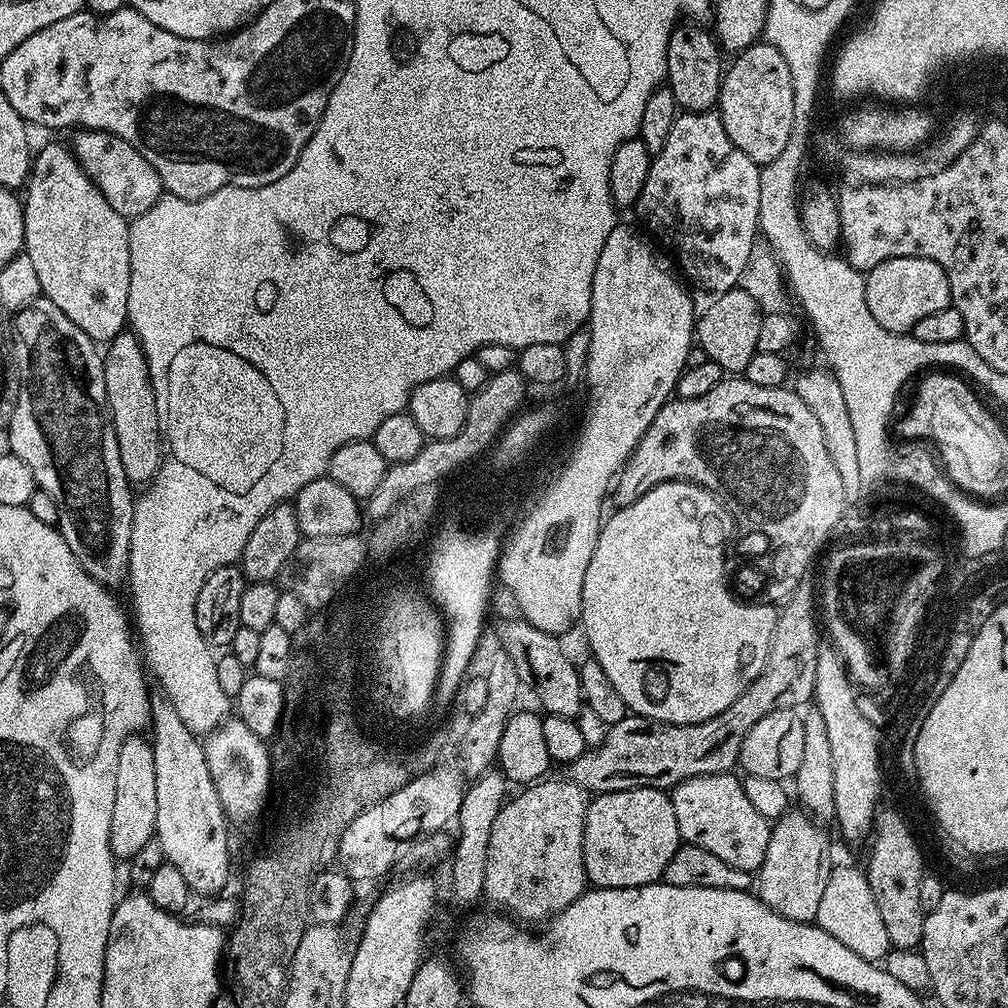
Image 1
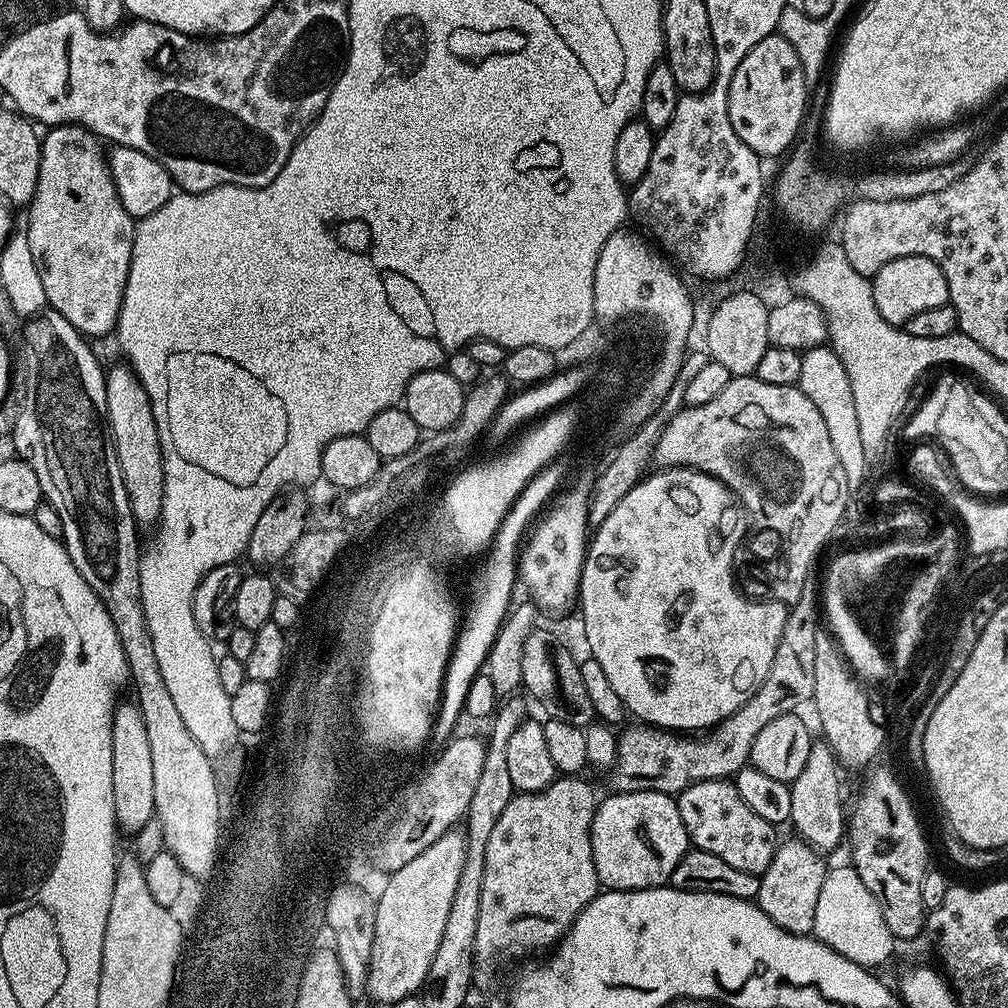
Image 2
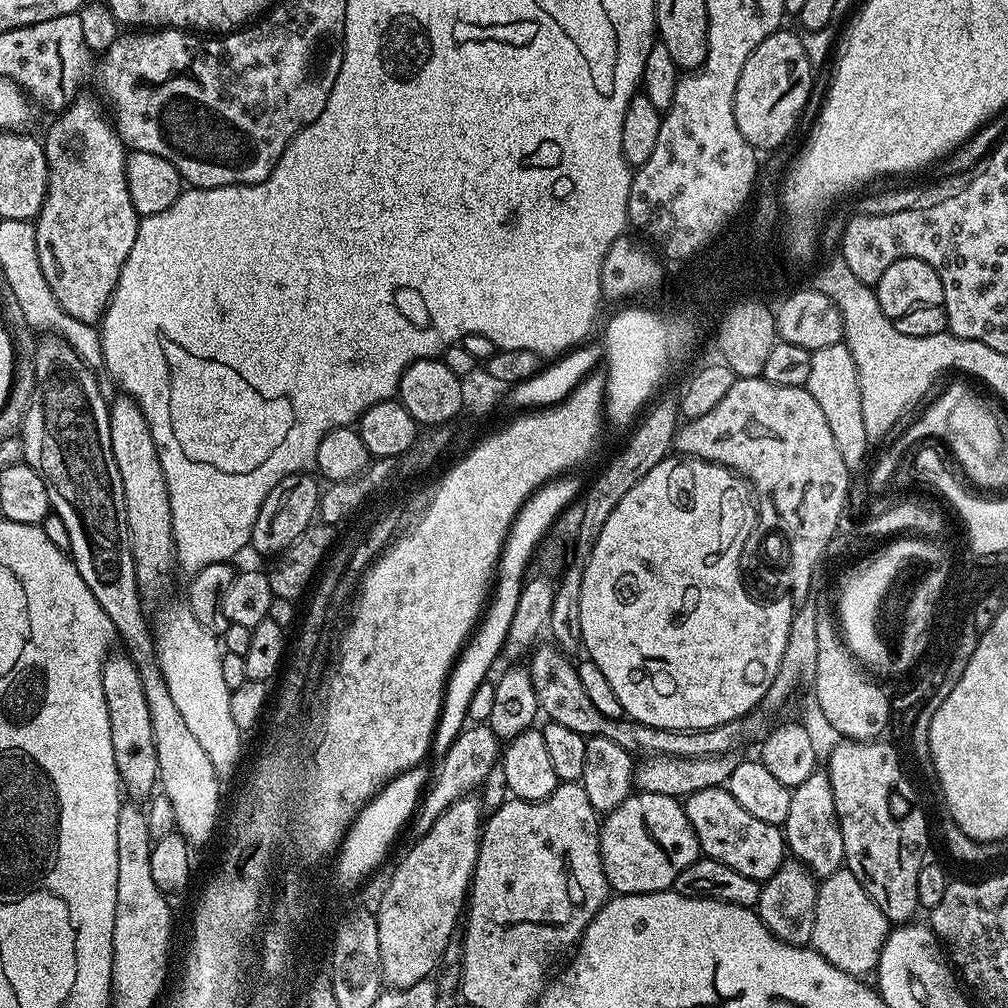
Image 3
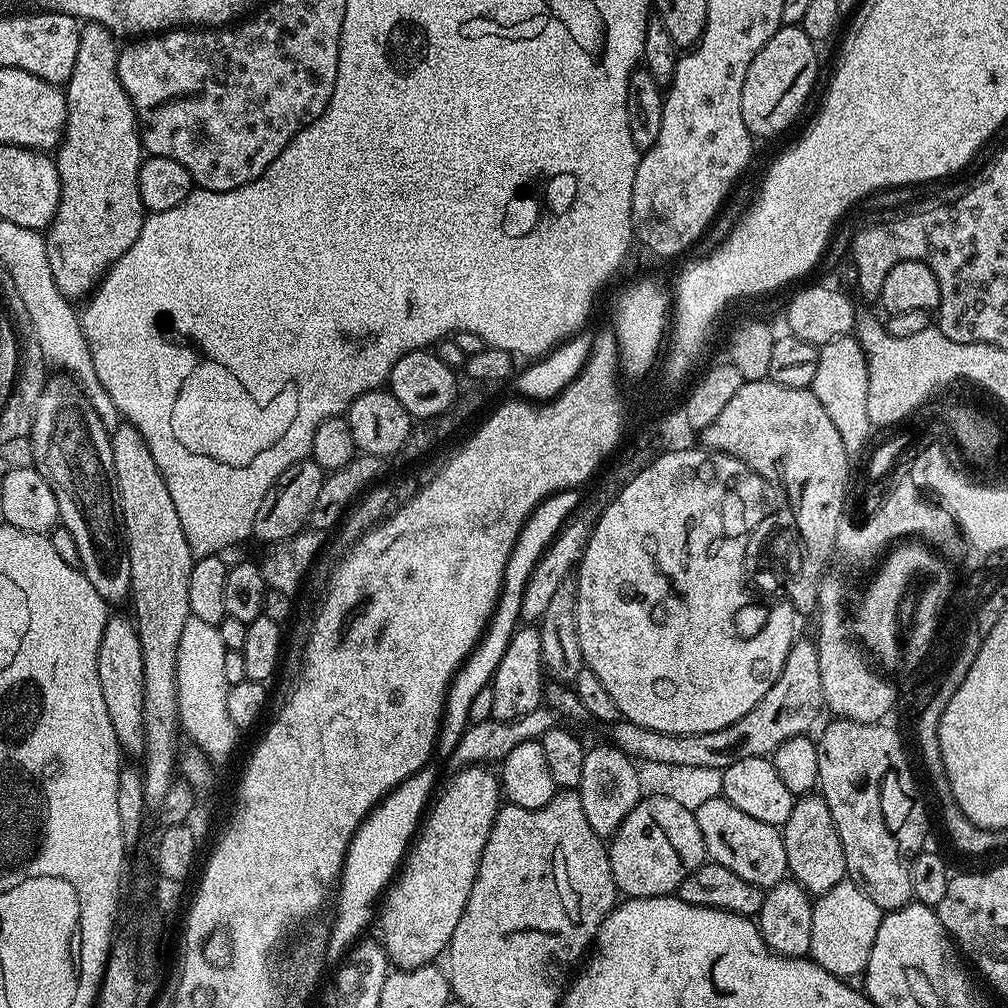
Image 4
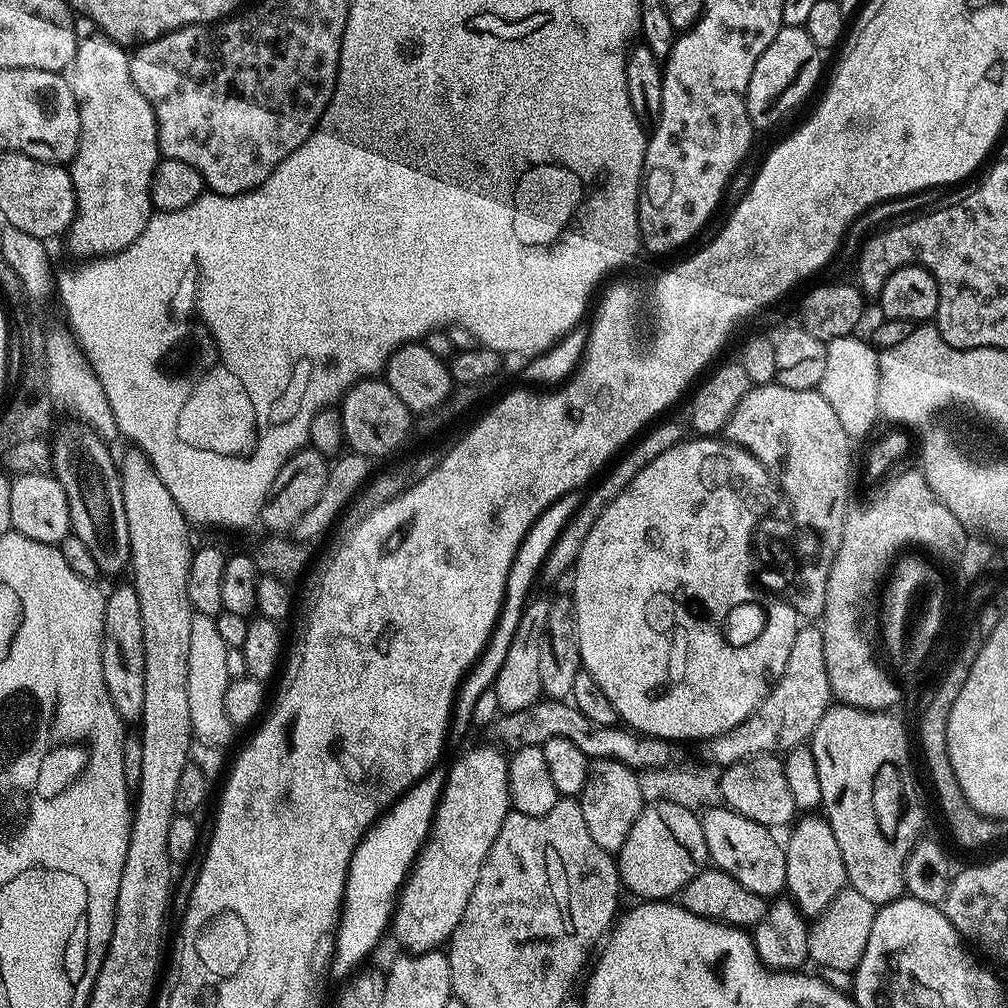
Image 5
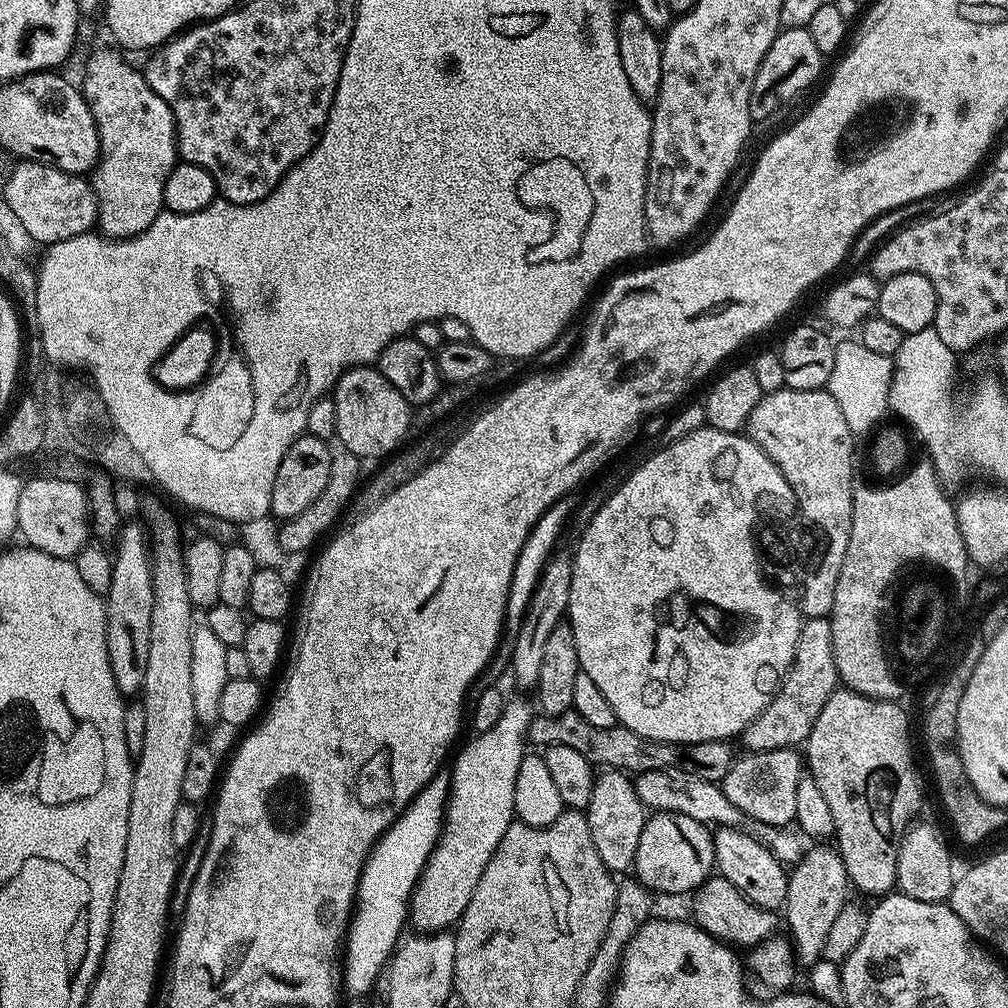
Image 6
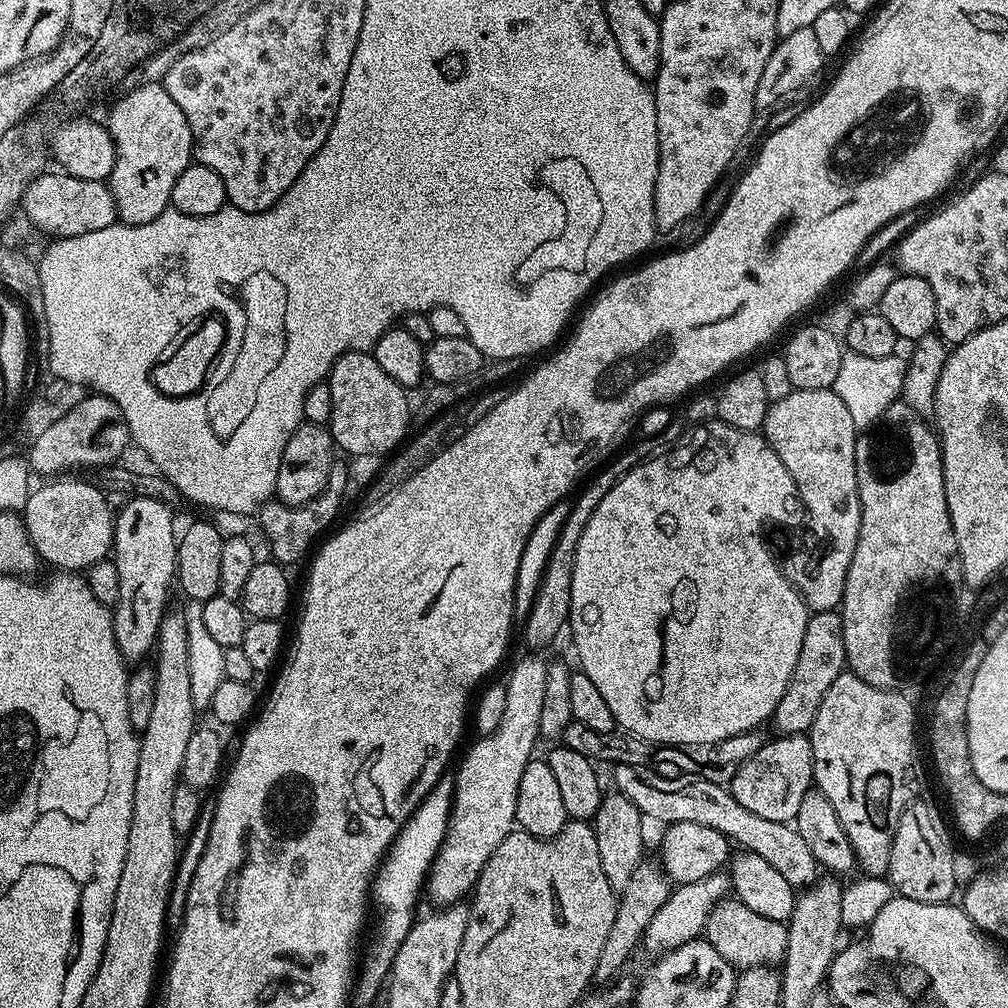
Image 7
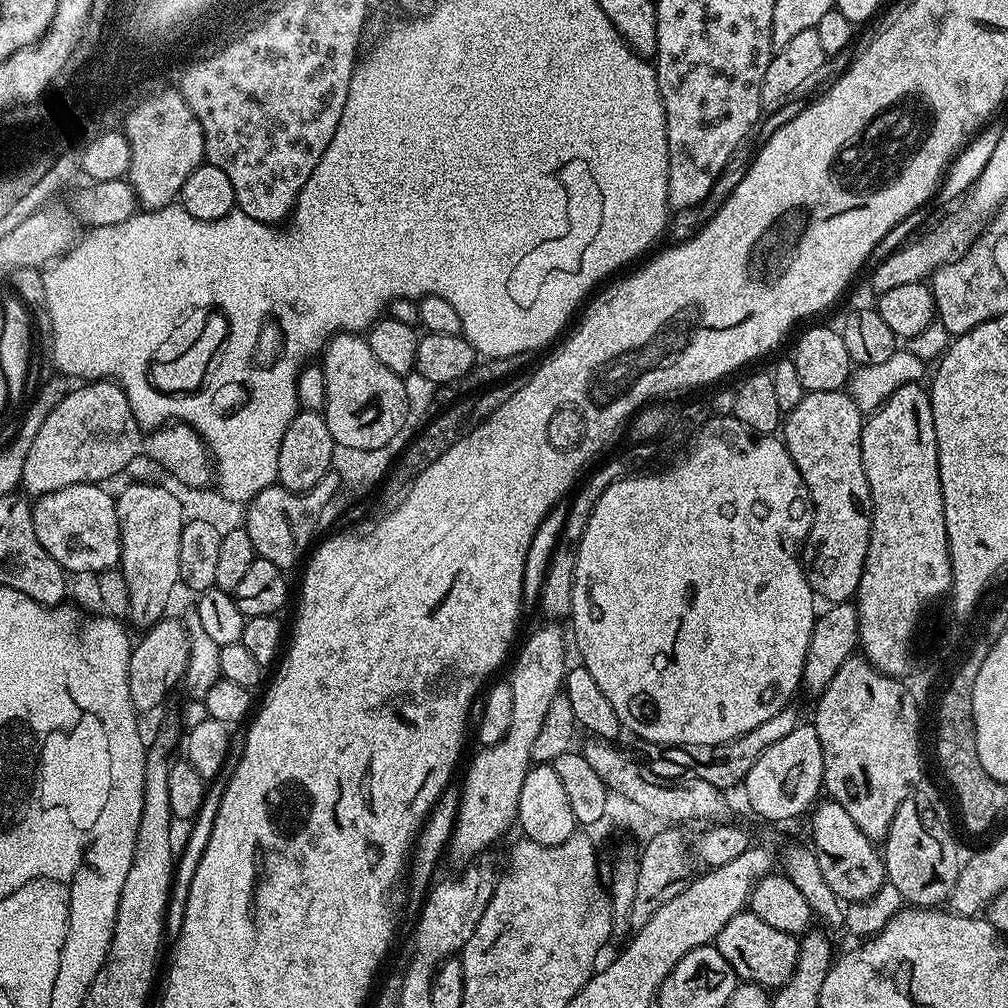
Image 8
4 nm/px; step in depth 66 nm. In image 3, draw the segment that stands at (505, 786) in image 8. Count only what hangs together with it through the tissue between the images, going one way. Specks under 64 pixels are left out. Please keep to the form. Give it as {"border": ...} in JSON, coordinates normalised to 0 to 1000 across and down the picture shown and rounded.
{"border":[[[461,788],[455,794],[451,794],[445,802],[440,805],[435,812],[435,815],[431,815],[427,819],[427,823],[420,826],[416,831],[417,834],[398,851],[397,857],[394,856],[390,863],[390,873],[387,875],[386,883],[382,890],[379,891],[375,904],[372,906],[375,923],[375,938],[378,939],[378,962],[380,964],[380,975],[391,980],[406,980],[411,978],[411,974],[426,971],[433,960],[433,955],[440,948],[440,943],[444,940],[444,936],[448,933],[448,924],[453,924],[454,918],[458,913],[458,906],[462,901],[462,890],[466,884],[468,868],[472,862],[472,852],[476,846],[476,826],[478,824],[478,798],[475,793],[469,792],[467,789]]]}

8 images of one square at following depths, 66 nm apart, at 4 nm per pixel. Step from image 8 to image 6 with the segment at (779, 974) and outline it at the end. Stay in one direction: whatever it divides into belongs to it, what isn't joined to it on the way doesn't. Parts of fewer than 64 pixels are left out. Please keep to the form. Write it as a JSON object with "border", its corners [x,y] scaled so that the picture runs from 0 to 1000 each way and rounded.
{"border":[[[713,867],[703,869],[690,882],[688,892],[690,892],[690,898],[688,899],[687,905],[690,908],[688,910],[690,920],[703,925],[716,937],[745,942],[755,937],[761,929],[771,928],[771,906],[765,901],[757,901],[744,895],[744,891],[740,891],[740,887],[736,887],[736,883],[732,883],[732,879],[724,876],[719,869]]]}

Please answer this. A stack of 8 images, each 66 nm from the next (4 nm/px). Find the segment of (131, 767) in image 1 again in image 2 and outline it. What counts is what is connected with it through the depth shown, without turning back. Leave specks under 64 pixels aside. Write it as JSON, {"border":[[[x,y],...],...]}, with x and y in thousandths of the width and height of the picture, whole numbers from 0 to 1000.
{"border":[[[134,696],[116,697],[111,706],[111,755],[113,756],[113,808],[116,818],[128,827],[138,825],[139,820],[155,810],[153,796],[153,751],[149,749],[149,731],[145,728],[145,716],[141,714],[141,704]]]}

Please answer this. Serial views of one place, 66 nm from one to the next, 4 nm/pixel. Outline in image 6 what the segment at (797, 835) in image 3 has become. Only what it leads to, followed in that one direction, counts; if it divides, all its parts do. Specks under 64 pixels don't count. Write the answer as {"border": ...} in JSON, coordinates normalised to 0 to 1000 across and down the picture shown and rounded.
{"border":[[[817,835],[811,836],[810,841],[803,840],[791,857],[785,858],[782,865],[782,882],[776,902],[776,909],[782,912],[781,928],[786,939],[790,941],[793,957],[804,960],[817,947],[819,931],[823,931],[823,921],[832,905],[842,896],[843,874],[839,859],[832,844]]]}

